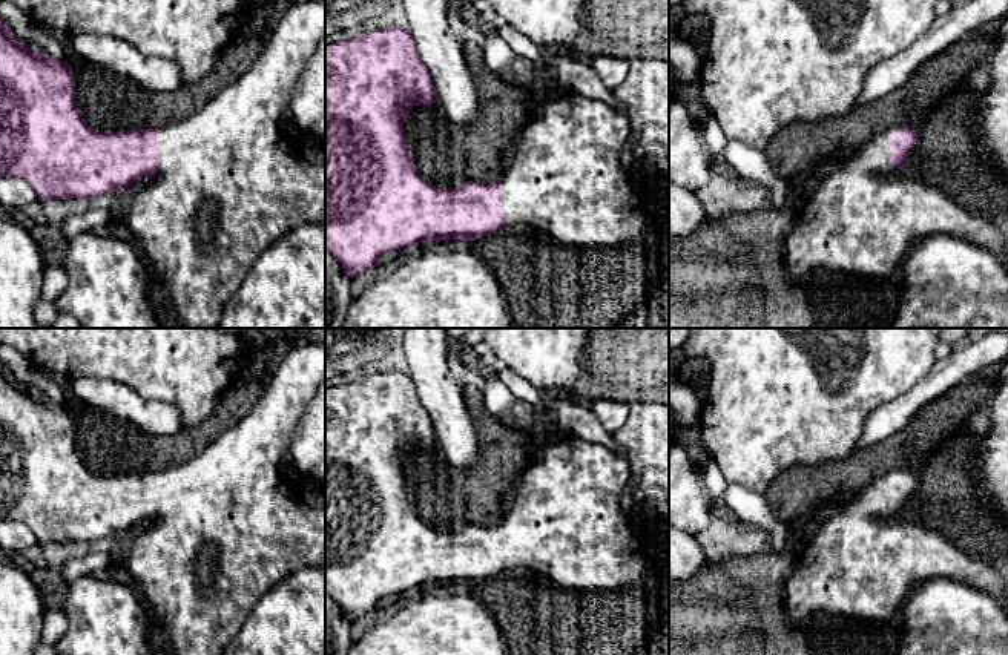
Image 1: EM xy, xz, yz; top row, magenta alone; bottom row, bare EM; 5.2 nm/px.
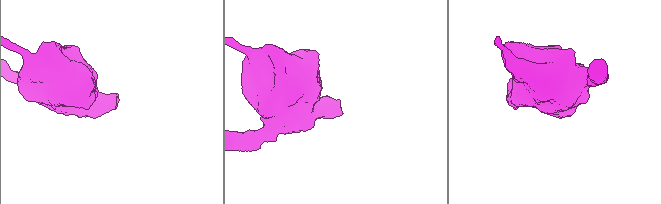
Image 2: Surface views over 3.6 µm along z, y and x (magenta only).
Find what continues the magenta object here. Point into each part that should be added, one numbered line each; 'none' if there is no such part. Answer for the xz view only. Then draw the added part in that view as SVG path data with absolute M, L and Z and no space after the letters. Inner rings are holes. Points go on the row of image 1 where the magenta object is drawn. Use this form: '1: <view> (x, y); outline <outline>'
1: xz (563, 175); outline M563 92L546 95L539 117L520 130L500 179L509 224L523 222L537 227L557 242L575 247L643 244L654 233L669 230L658 225L664 219L660 207L652 218L646 199L624 172L620 153L629 135L629 118L598 100Z

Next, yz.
1: yz (864, 218); outline M893 126L868 140L859 149L835 158L832 172L815 193L793 206L796 219L786 238L786 268L792 279L798 281L818 268L825 268L885 282L902 265L914 244L937 233L962 236L1008 262L1008 225L1005 222L973 215L936 187L910 178L905 170L901 170L888 160L893 155L890 137L896 130L904 130L904 126Z

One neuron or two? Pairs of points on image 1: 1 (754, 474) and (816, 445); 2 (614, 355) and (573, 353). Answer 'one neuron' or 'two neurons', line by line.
1: one neuron
2: two neurons

